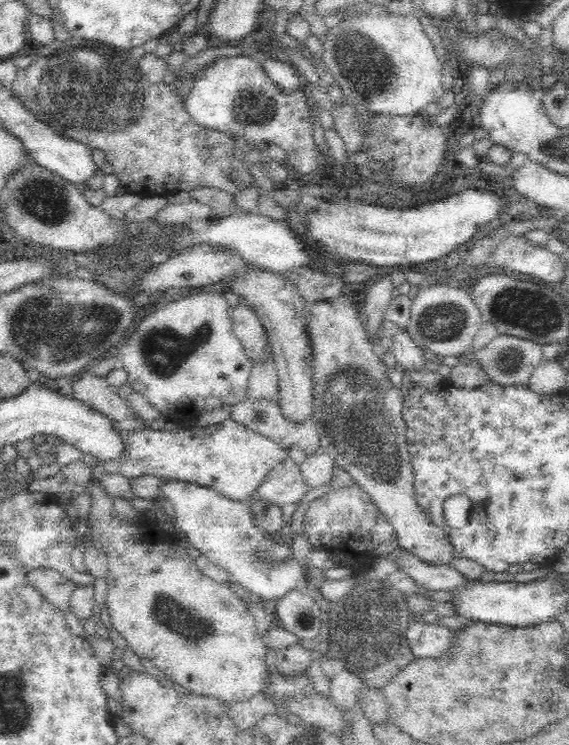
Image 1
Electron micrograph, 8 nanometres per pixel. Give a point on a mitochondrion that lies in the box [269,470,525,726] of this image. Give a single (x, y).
(367, 626)

